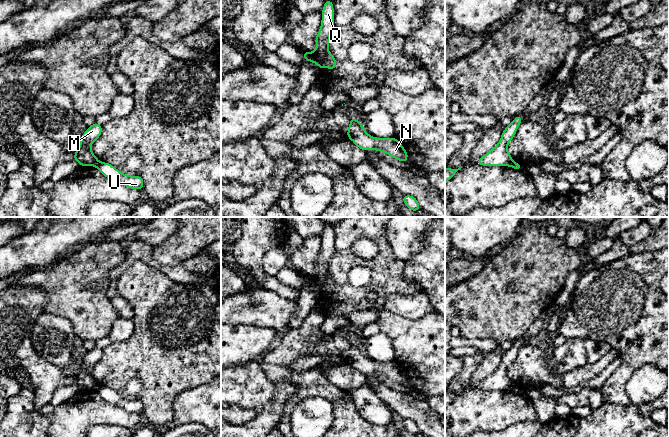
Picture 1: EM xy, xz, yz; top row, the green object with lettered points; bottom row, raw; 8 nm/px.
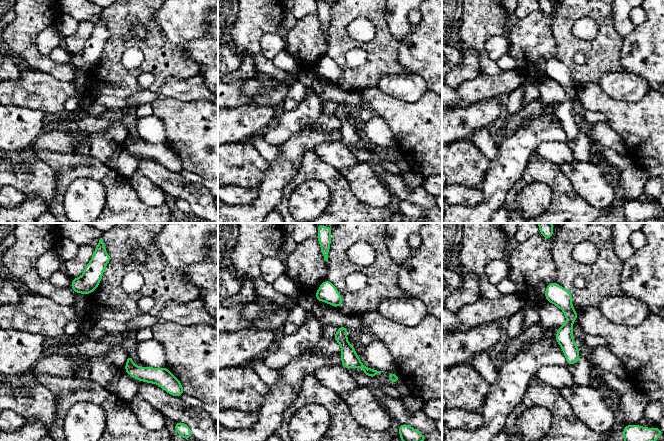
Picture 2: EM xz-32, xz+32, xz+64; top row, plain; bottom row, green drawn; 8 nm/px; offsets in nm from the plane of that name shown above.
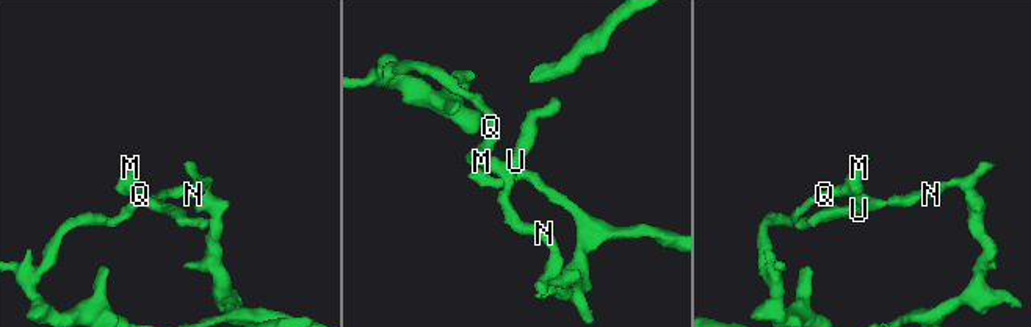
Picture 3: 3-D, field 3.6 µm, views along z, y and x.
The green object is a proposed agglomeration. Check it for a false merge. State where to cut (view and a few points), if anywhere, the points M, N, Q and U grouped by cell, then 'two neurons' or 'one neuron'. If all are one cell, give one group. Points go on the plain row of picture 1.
cut in xz along (327, 275), (316, 287); M Q / N U; two neurons

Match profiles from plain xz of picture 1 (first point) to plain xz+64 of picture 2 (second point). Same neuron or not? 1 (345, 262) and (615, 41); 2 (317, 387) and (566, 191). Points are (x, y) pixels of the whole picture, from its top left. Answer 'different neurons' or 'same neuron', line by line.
1: same neuron
2: same neuron

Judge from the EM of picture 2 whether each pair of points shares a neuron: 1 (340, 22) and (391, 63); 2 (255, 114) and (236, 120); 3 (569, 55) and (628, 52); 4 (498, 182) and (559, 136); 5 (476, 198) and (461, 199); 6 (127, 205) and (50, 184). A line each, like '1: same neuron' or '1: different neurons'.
1: same neuron
2: same neuron
3: different neurons
4: same neuron
5: same neuron
6: different neurons

